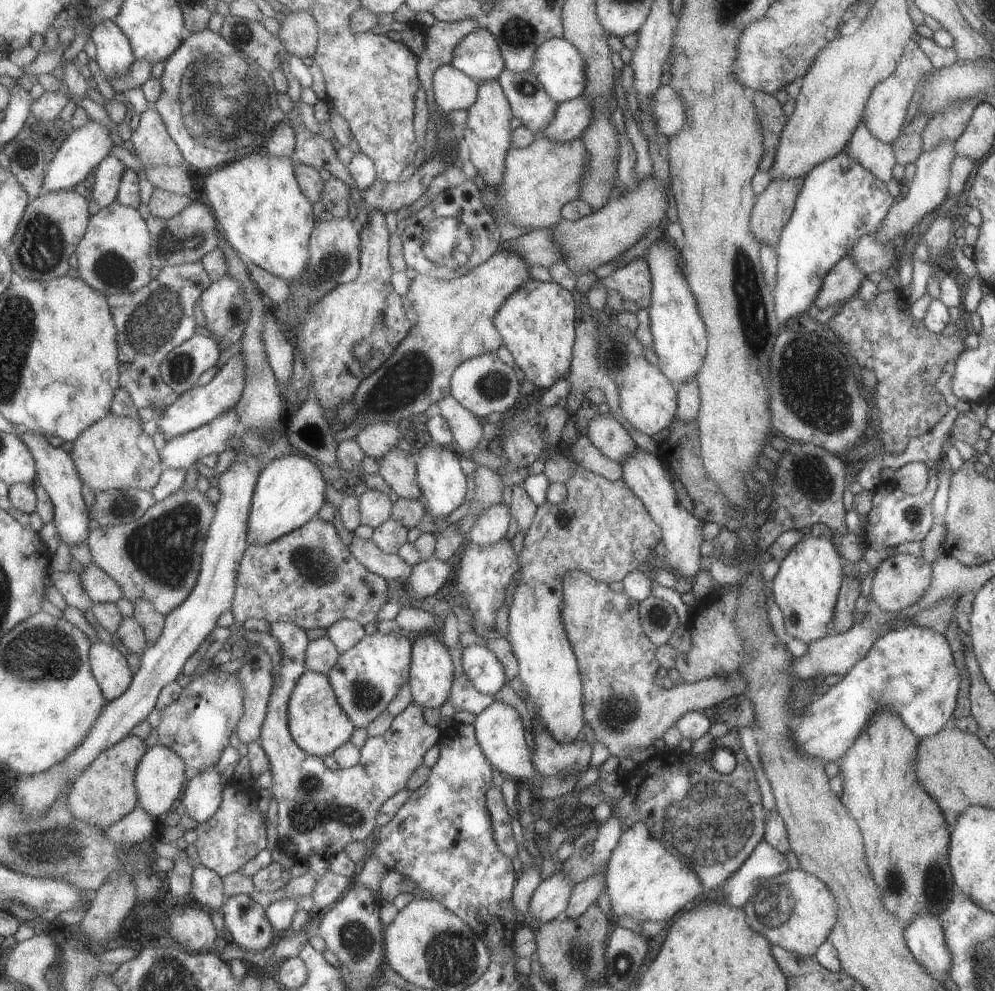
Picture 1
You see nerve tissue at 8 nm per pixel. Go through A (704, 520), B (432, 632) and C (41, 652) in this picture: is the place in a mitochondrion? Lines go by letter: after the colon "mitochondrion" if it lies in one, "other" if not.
A: other
B: other
C: mitochondrion

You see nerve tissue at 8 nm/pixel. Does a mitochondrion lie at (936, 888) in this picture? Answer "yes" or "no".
yes

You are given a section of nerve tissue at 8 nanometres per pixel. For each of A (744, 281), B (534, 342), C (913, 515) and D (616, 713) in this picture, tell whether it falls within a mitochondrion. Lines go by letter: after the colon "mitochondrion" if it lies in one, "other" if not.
A: mitochondrion
B: other
C: mitochondrion
D: mitochondrion

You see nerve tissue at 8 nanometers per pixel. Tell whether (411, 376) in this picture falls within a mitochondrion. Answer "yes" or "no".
yes

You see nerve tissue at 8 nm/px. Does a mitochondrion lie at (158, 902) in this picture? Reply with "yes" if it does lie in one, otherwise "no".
no

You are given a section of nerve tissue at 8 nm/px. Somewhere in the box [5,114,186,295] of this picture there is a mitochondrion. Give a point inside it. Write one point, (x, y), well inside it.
(40, 246)

